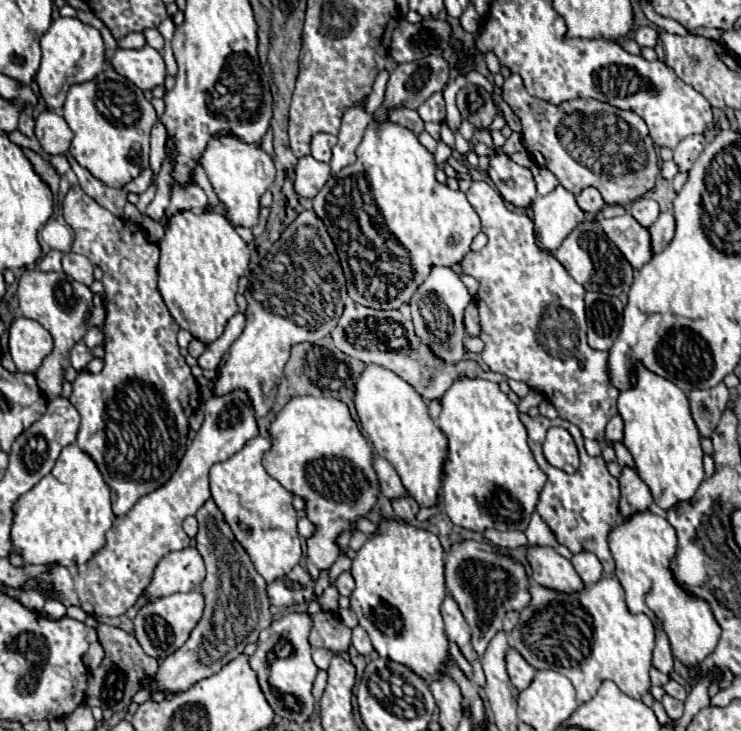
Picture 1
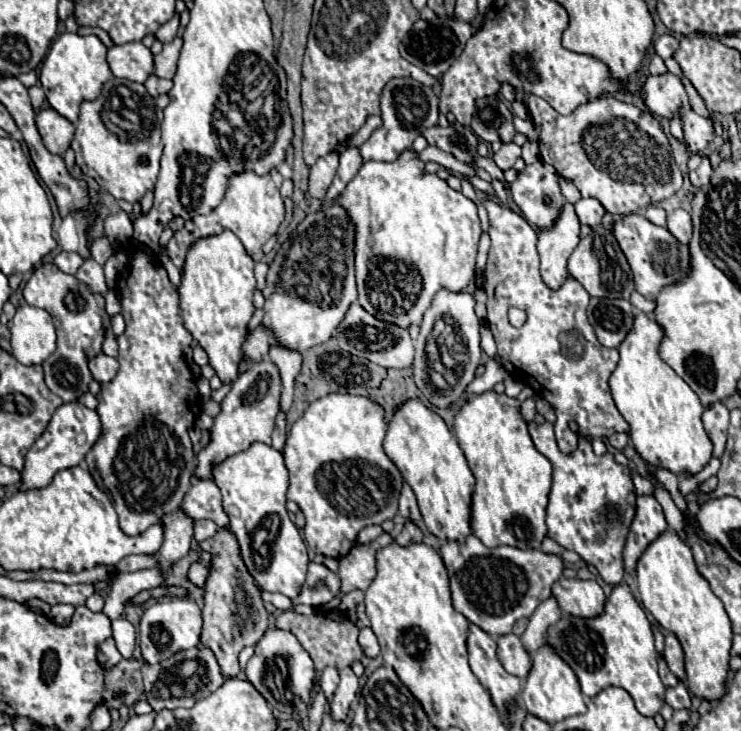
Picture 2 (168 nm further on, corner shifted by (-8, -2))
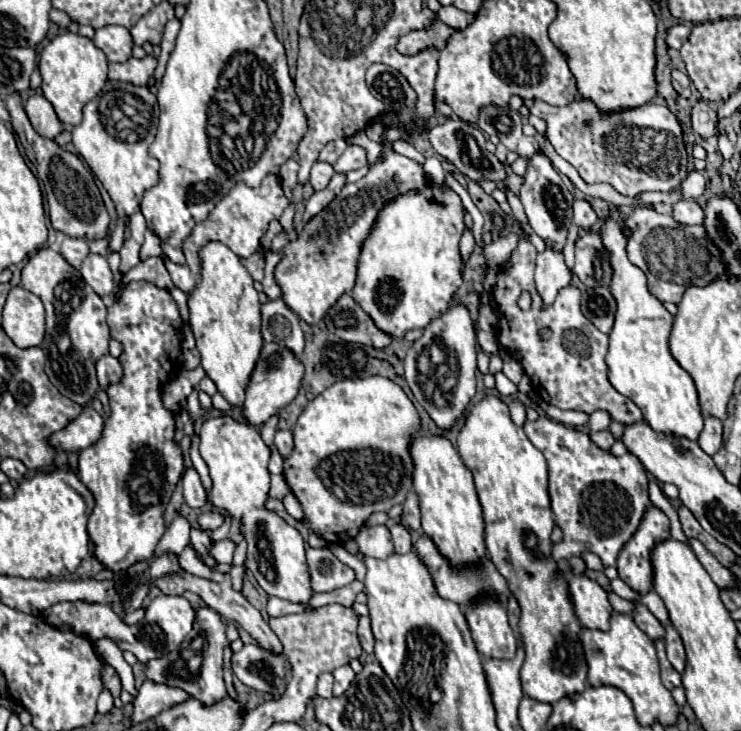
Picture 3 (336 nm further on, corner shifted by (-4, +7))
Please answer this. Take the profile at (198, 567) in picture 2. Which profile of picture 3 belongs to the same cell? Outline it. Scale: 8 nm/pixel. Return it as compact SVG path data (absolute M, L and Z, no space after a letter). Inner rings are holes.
M230 540L216 541L211 545L210 553L218 563L231 564L236 545Z

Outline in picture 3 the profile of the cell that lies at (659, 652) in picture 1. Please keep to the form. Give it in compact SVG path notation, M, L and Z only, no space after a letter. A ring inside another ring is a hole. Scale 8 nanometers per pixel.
M671 624L665 626L665 632L667 632L667 634L665 634L667 658L669 658L669 662L673 664L673 668L683 674L683 668L685 668L685 650L683 650L683 642L681 642L677 630L675 630Z

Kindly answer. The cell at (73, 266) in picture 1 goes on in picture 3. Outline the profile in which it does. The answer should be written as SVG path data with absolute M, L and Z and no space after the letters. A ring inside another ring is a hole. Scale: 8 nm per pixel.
M89 254L81 268L79 268L83 280L101 296L101 298L107 298L113 294L115 290L115 282L113 282L113 274L109 270L109 264L107 264L107 258L105 256L99 256L99 254Z

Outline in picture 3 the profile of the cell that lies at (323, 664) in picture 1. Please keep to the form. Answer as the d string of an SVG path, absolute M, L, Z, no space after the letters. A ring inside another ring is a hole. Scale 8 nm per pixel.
M325 672L319 676L319 682L317 682L317 696L321 698L331 698L331 688L333 688L333 674Z

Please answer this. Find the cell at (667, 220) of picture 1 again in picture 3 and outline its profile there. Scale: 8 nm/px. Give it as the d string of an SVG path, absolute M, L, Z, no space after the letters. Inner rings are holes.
M679 200L673 204L673 214L671 214L679 224L701 224L703 222L703 210L697 202L693 200Z

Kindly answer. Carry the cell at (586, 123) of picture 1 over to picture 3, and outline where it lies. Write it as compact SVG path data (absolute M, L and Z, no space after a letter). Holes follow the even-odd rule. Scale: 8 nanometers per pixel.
M581 98L567 106L549 106L543 100L533 100L529 110L547 122L547 140L587 184L607 182L623 196L637 196L653 190L671 192L687 176L683 132L667 106L649 102L641 108L627 108L625 112L597 112L589 100Z

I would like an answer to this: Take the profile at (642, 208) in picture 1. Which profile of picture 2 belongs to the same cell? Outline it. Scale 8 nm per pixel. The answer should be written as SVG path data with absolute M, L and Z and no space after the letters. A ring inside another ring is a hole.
M647 207L647 211L645 211L645 217L651 221L651 223L655 223L655 225L665 225L665 211L661 209L661 207Z

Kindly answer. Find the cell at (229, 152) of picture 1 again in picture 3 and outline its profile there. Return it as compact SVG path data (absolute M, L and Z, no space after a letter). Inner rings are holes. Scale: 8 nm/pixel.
M275 174L265 176L261 186L257 186L257 188L249 188L245 182L237 182L231 188L231 192L225 194L221 198L221 202L213 208L213 212L209 212L207 220L197 224L197 228L193 228L193 232L185 238L185 244L181 246L185 252L185 264L173 264L171 260L165 260L165 266L171 274L173 284L177 288L181 288L183 292L193 290L193 286L199 282L199 258L197 258L197 254L199 254L201 246L205 246L209 240L221 240L239 258L247 258L253 252L257 252L259 240L267 232L267 224L275 218L281 218L281 214L287 206L289 206L289 198L285 196L281 182Z

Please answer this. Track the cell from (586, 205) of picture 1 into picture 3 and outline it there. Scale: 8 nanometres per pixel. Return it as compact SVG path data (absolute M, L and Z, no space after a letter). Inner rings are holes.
M575 200L573 202L573 222L585 230L593 228L593 224L597 222L597 214L587 200Z

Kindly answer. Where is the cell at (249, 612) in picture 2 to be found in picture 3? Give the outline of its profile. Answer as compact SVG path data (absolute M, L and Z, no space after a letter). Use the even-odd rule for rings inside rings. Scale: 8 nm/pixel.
M193 530L193 532L191 532L191 542L193 542L195 548L201 552L201 556L205 558L205 562L207 562L209 566L213 566L215 560L209 556L209 546L211 546L209 534L207 534L205 530Z

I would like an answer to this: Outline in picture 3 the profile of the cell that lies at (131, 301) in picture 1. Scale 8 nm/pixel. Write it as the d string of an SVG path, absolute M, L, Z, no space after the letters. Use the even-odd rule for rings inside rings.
M131 282L123 290L121 298L109 306L107 324L111 328L111 338L115 338L123 346L123 354L119 356L123 376L119 382L107 386L111 414L103 418L105 426L101 438L79 452L79 478L95 496L95 510L89 516L89 536L95 544L95 554L105 564L105 568L117 572L153 554L159 538L165 532L163 514L167 502L171 500L177 482L185 472L181 444L173 440L175 412L163 406L163 388L181 370L179 356L185 322L169 290L163 290L149 282Z

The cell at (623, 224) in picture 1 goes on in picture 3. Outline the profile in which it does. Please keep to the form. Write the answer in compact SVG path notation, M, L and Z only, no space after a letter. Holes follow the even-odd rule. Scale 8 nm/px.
M637 206L625 216L625 232L629 232L629 262L645 272L649 292L661 302L677 304L689 284L705 286L723 272L721 256L707 240L703 226L683 226L649 206Z

